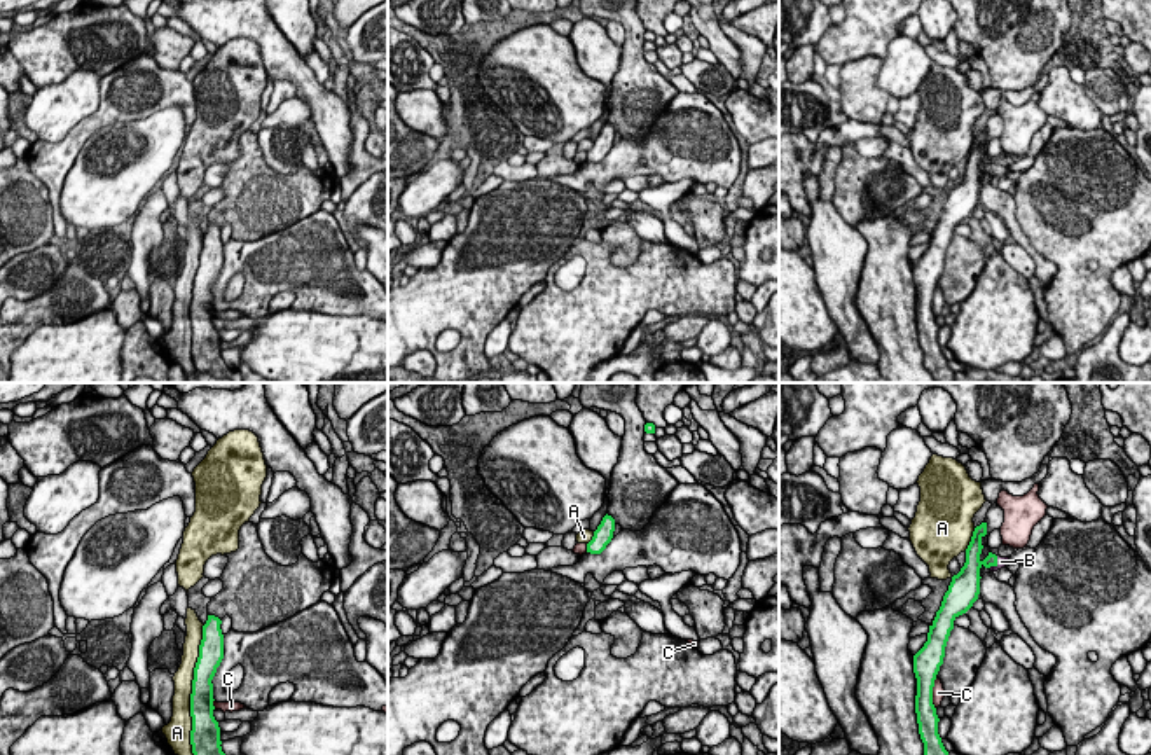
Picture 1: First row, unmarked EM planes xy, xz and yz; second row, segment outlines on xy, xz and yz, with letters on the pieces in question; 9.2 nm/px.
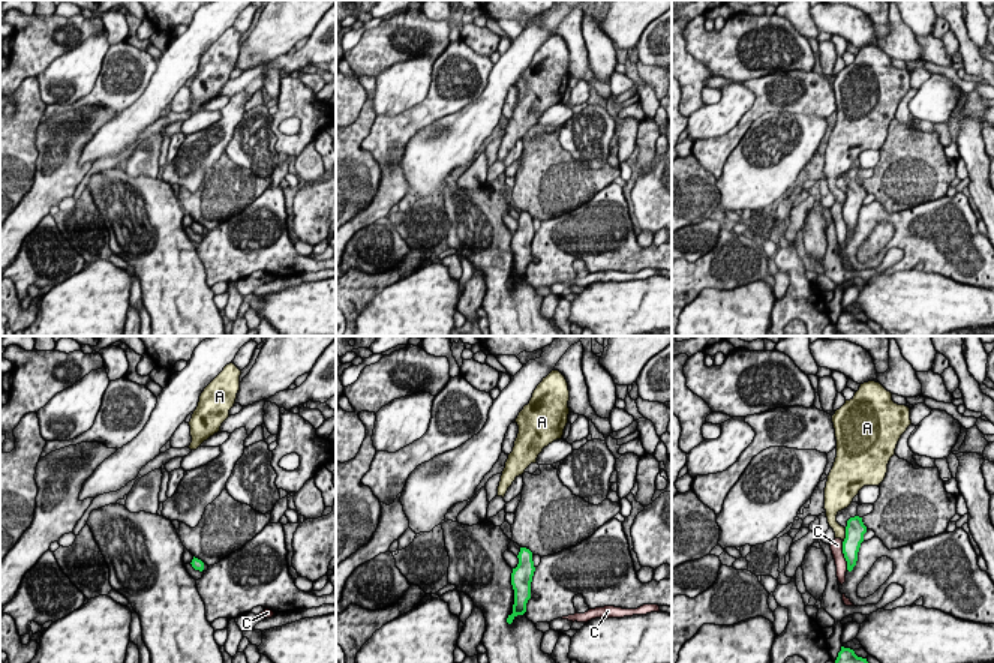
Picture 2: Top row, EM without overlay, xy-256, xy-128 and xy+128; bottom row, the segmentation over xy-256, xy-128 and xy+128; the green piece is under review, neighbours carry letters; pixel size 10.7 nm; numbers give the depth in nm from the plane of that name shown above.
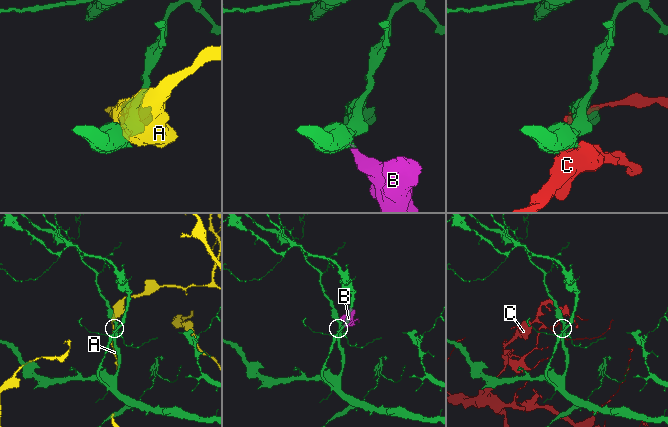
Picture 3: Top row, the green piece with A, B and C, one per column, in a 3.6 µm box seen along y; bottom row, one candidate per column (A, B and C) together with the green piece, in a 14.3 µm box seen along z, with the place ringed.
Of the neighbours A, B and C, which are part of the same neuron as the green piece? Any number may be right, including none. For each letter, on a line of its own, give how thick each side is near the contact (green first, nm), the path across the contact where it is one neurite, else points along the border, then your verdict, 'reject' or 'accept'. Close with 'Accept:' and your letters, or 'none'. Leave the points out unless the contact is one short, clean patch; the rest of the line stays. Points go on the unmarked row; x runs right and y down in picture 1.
A: 220 nm thick on the green side, 170 nm on the other; reject
B: 160 nm thick on the green side, 100 nm on the other; runs through yz (971, 175), (975, 172), (996, 172), (1001, 170); accept
C: 240 nm thick on the green side, 130 nm on the other; reject
Accept: B

